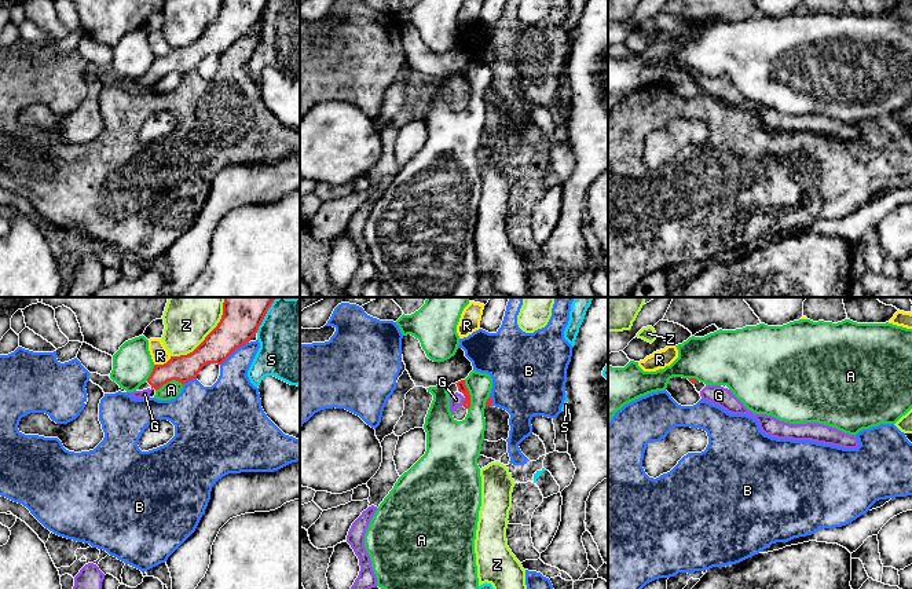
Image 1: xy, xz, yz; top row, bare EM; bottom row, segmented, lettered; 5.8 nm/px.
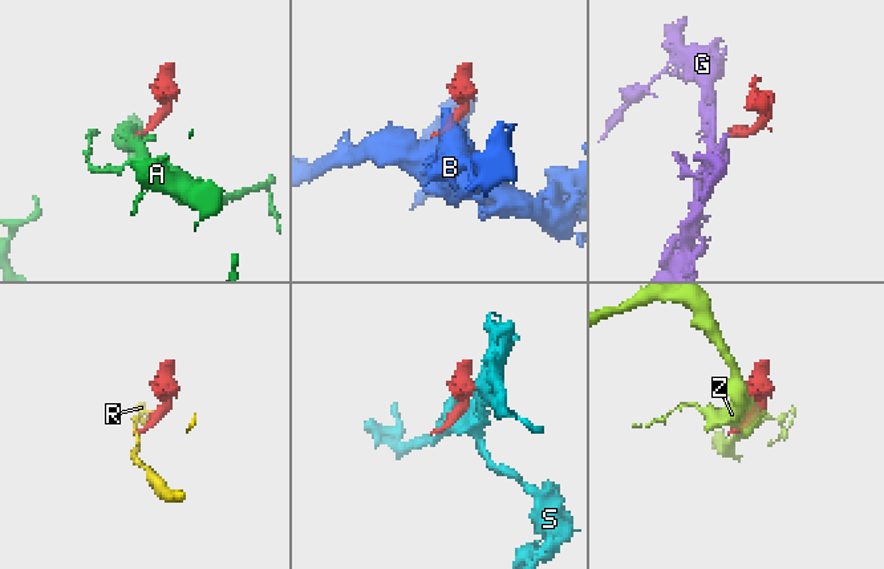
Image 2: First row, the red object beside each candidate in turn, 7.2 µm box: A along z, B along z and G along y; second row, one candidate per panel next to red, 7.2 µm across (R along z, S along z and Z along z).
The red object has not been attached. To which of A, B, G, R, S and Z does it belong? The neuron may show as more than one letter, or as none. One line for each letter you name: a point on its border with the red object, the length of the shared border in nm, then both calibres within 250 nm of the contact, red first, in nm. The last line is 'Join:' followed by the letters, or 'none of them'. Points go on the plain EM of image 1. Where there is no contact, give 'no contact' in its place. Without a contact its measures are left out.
G: meets red in xz at (464, 94); contact 50 nm long; 50 nm thick on the red side, 80 nm on the other
Join: G

